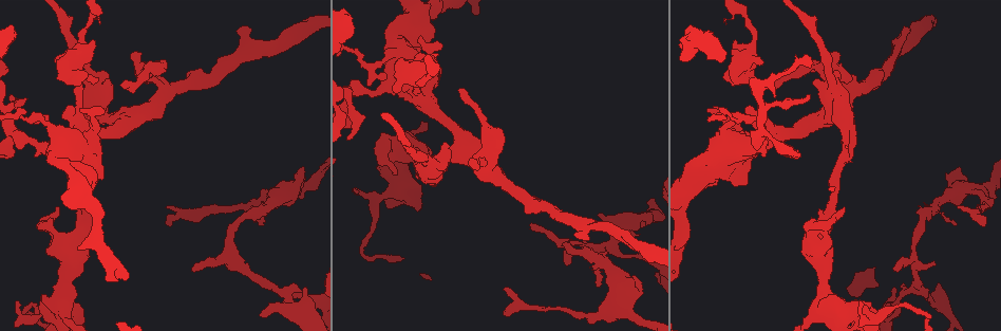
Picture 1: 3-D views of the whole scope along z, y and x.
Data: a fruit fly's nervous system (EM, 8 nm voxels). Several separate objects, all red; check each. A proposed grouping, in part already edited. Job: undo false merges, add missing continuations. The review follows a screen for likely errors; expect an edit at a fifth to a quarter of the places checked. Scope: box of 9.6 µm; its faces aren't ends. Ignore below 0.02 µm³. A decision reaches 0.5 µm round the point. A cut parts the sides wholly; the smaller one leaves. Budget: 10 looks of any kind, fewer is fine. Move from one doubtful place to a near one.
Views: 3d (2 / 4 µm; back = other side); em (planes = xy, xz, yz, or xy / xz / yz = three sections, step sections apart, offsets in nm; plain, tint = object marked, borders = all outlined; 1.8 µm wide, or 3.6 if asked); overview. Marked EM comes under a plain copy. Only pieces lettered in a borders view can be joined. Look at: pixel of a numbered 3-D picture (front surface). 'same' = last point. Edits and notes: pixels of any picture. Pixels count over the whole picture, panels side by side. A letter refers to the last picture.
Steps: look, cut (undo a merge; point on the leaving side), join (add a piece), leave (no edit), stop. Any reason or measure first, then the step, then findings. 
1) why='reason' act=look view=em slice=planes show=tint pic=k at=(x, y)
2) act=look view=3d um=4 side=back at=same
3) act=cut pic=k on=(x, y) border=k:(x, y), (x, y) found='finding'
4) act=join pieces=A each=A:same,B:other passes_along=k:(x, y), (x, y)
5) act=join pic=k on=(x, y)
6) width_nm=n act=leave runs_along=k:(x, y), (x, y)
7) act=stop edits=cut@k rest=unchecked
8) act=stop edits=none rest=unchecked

why='looks like a crossing' act=look view=em slice=planes show=tint pic=1 at=(844, 110)

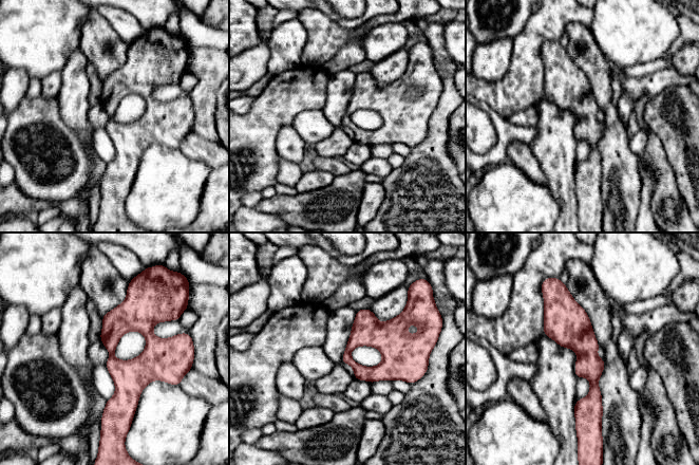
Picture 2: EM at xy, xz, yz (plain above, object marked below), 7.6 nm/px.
why='what lies round it' act=look view=em slice=planes show=borders at=same

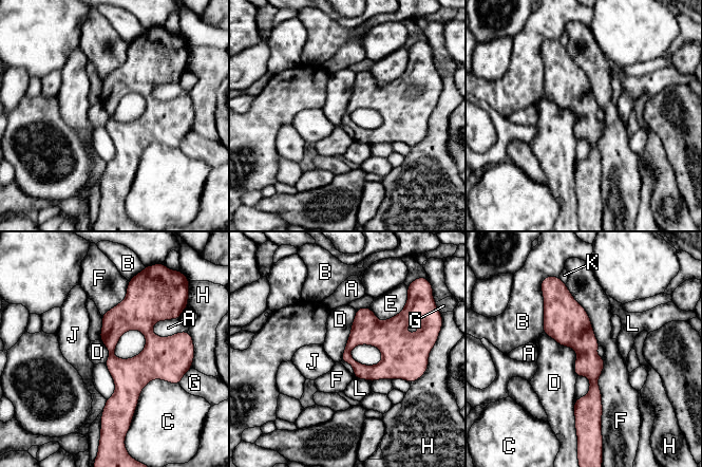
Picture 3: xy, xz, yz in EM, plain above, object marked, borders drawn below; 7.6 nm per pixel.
width_nm=160 act=leave each=A:other,B:other,C:other,D:other,E:other,F:other,G:other,H:other,J:other,K:other,L:other runs_along=3:(565, 290), (593, 376), (579, 413) found='all the same neuron'

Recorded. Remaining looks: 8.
why='branch stops here' act=look view=em slice=planes show=borders pic=1 at=(759, 64)

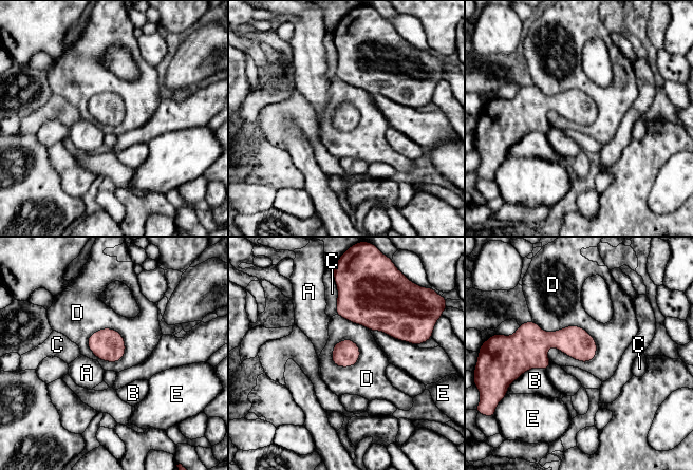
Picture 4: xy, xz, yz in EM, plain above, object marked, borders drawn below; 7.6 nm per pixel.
width_nm=190 act=leave each=A:other,B:other,C:other,D:other,E:other border=4:(532, 320), (581, 326), (595, 357) found='none of them fits'

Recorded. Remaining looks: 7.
why='free end' act=look view=3d um=4 pic=1 at=(395, 175)

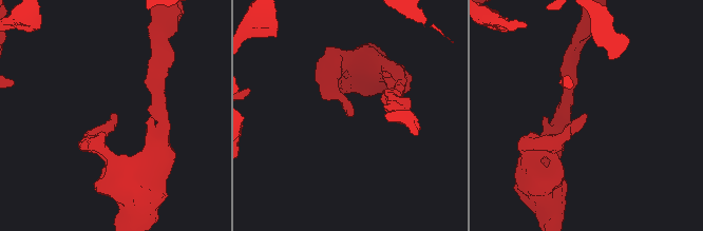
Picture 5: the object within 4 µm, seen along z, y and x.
act=look view=em um=3.6 slice=yz step=16 show=borders pic=5 at=(351, 114)

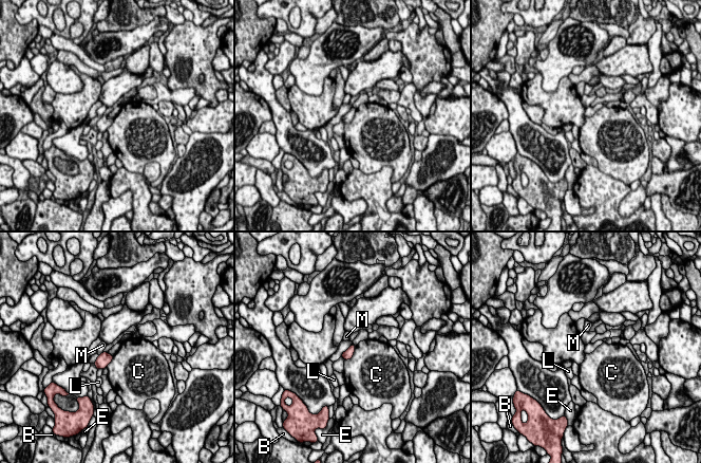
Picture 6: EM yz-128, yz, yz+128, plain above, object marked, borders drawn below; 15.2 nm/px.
why='another direction' act=look view=em um=3.6 slice=planes show=borders at=same

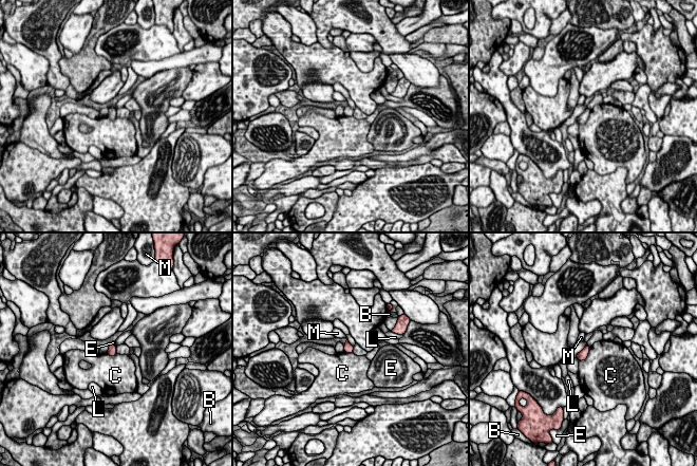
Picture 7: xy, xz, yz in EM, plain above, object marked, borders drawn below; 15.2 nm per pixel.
act=leave each=B:other,C:other,E:other,L:other,M:other border=7:(590, 347), (587, 356), (579, 361) found='no lettered piece goes on from it'

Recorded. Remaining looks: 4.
why='two arms at a narrow angle' act=look view=3d um=4 pic=1 at=(398, 163)

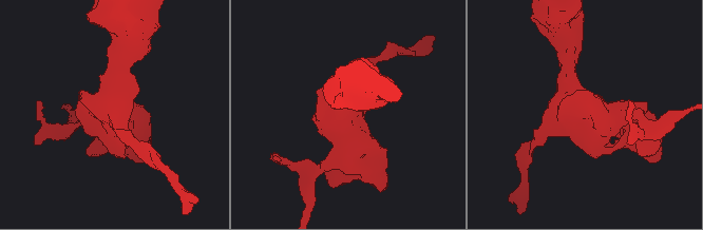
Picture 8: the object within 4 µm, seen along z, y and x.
why='shape alone is not enough' act=look view=em slice=planes show=borders pic=8 at=(349, 113)

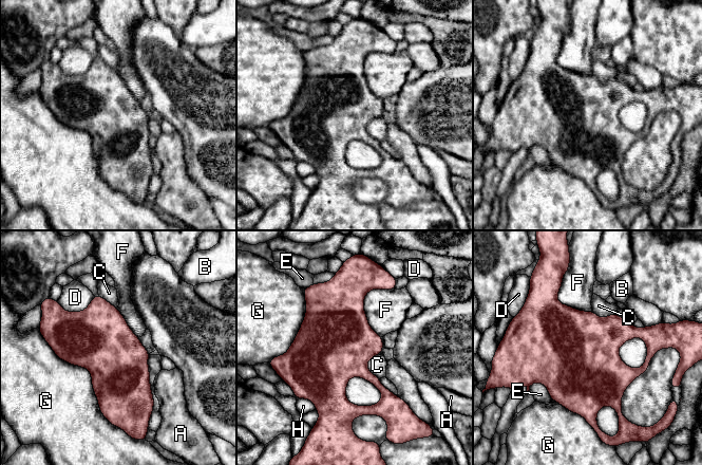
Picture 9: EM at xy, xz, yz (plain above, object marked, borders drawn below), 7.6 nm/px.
act=leave each=A:other,B:other,C:other,D:other,E:other,F:other,G:other,H:other found='one neuron here'

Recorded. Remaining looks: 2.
act=stop edits=none rest=unchecked

